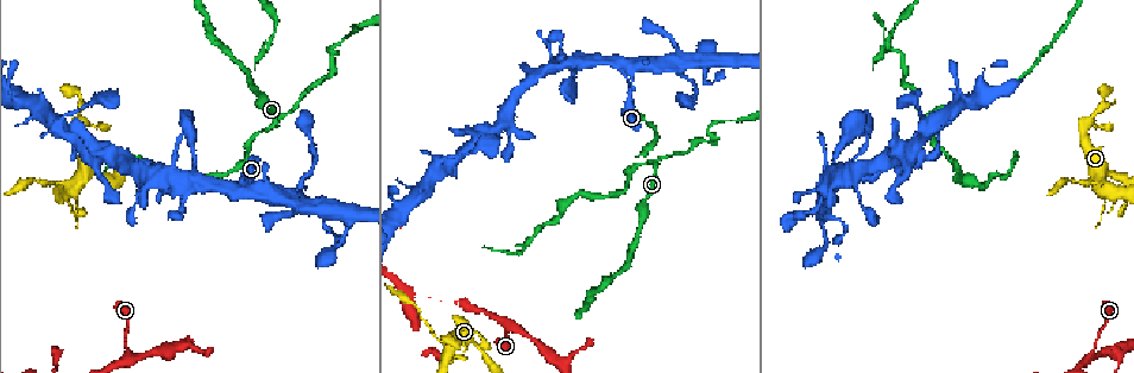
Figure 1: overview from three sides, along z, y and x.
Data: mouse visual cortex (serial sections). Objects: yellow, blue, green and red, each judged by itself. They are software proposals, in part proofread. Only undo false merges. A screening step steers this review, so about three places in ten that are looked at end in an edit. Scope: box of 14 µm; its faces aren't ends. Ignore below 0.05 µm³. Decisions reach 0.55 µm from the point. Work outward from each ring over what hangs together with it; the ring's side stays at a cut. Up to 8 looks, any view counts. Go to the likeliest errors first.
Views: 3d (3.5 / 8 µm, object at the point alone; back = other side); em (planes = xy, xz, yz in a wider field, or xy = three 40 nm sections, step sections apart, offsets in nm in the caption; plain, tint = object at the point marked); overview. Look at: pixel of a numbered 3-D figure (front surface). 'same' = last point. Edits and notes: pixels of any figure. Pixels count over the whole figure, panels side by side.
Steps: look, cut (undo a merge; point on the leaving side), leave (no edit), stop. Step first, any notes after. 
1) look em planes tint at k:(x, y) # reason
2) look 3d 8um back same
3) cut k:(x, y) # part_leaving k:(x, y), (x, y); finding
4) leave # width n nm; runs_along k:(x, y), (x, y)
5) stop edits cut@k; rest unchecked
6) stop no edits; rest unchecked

look 3d 3.5um at 1:(1091, 350) # sharp bend

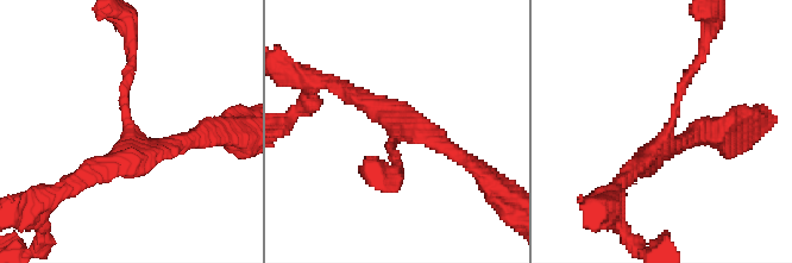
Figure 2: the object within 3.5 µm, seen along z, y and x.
look em xy step 1 tint at 2:(132, 135) # arms 3; arm_widths 150, 200, 300 nm

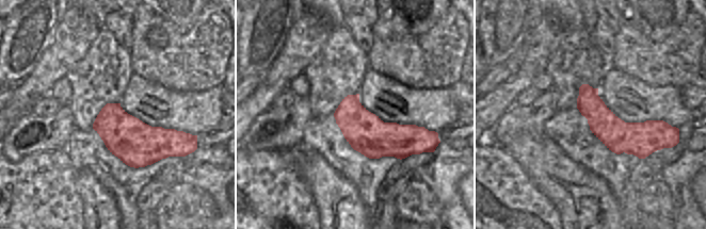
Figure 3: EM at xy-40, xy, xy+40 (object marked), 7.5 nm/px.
leave # runs_along 2:(132, 66), (129, 132), (148, 150), (199, 139); all the same cell

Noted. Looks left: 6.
look 3d 8um at 1:(456, 346) # abrupt turn

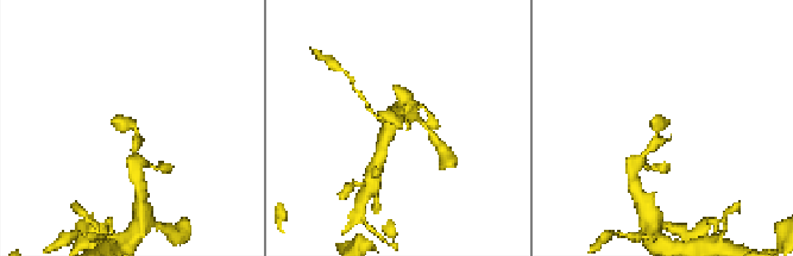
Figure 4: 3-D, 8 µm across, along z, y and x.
look 3d 3.5um at 4:(131, 124) # closer look

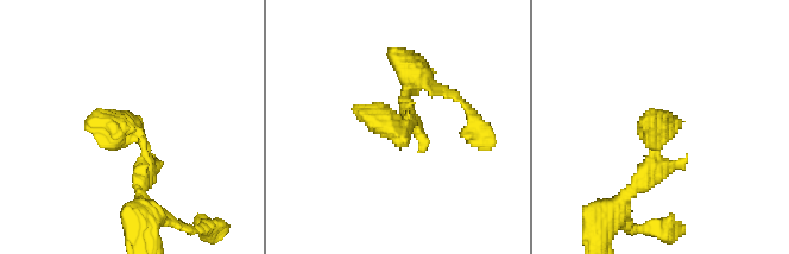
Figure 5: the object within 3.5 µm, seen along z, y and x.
look em planes tint at 5:(136, 135) # need the tissue

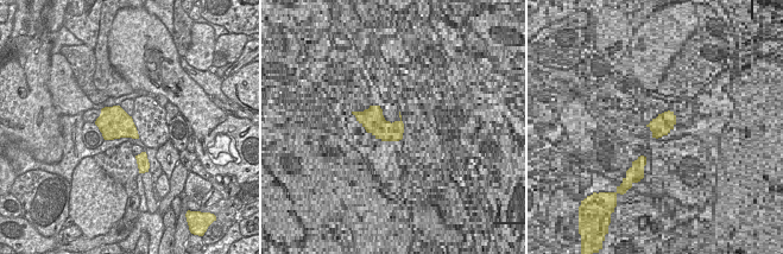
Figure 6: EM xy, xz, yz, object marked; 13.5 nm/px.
leave # runs_along 5:(143, 201), (143, 141), (84, 127); continuous, no second cell

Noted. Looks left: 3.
look 3d 3.5um back at 1:(705, 79)

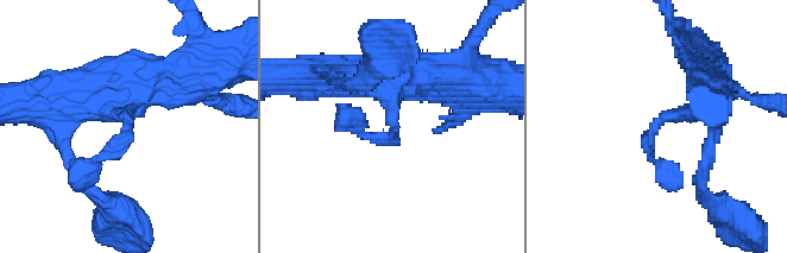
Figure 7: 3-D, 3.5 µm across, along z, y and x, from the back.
look em xy step 5 tint at 7:(397, 129)

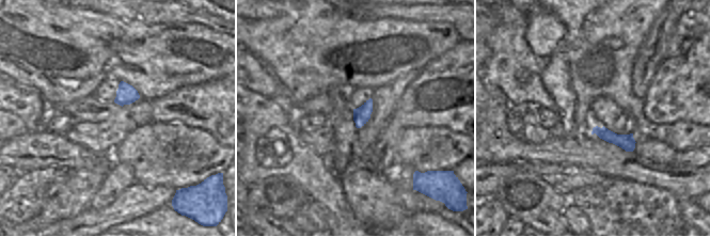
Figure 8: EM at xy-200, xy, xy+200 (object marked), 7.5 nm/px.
leave # runs_along 7:(139, 89), (125, 140), (81, 177); all the same cell

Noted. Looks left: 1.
stop no edits; rest unchecked

